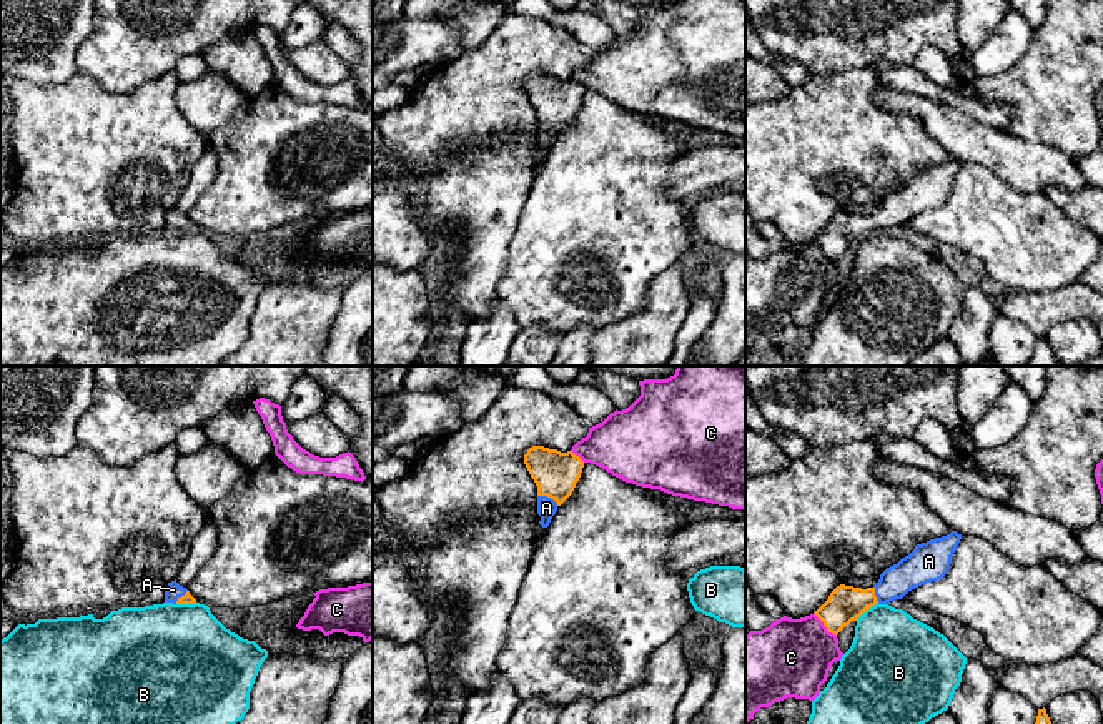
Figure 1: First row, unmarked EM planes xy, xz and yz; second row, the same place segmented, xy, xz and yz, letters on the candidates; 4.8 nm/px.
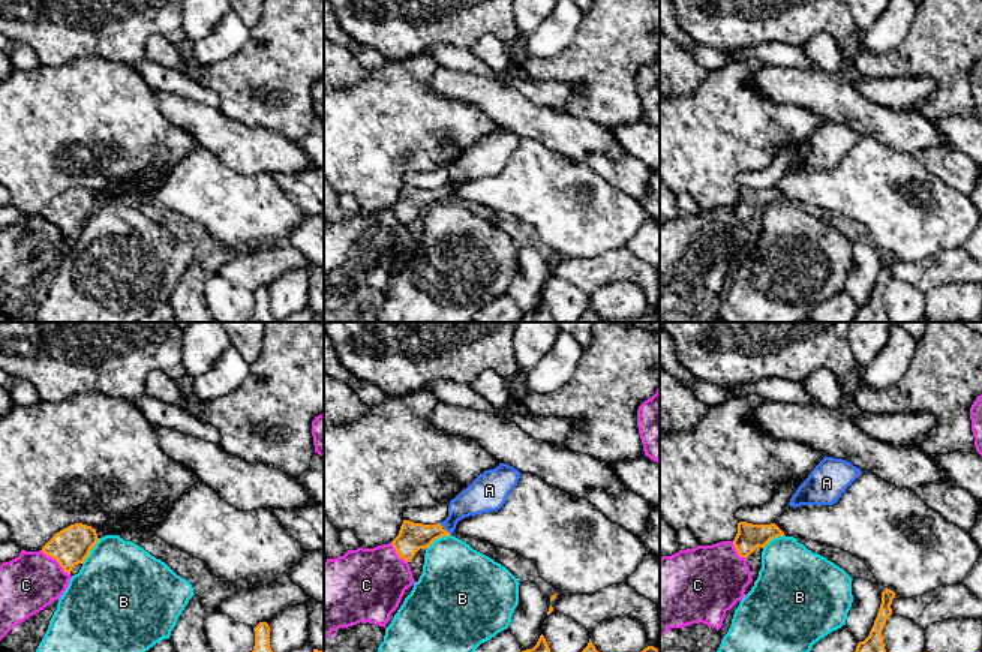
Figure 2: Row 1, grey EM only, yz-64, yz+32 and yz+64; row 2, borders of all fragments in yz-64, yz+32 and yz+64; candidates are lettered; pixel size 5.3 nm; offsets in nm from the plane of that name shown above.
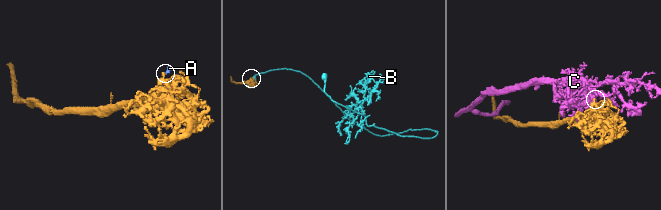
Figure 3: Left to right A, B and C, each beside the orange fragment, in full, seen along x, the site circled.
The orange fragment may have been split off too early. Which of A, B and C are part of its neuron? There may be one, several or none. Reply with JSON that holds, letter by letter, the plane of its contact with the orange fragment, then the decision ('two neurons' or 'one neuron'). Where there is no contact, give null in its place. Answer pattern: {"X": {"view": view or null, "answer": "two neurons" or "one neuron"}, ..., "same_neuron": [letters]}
{"A": {"view": "xz", "answer": "one neuron"}, "B": {"view": "yz", "answer": "two neurons"}, "C": {"view": "yz", "answer": "two neurons"}, "same_neuron": ["A"]}

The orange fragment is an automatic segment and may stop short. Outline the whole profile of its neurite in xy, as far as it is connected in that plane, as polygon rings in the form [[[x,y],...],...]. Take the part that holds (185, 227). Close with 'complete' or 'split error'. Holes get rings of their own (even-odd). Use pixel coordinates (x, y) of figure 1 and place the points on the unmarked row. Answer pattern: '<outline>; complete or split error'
[[[175,208],[168,210],[165,218],[165,228],[173,231],[195,231],[196,226],[190,221],[190,218],[183,213],[180,213]]]; split error

